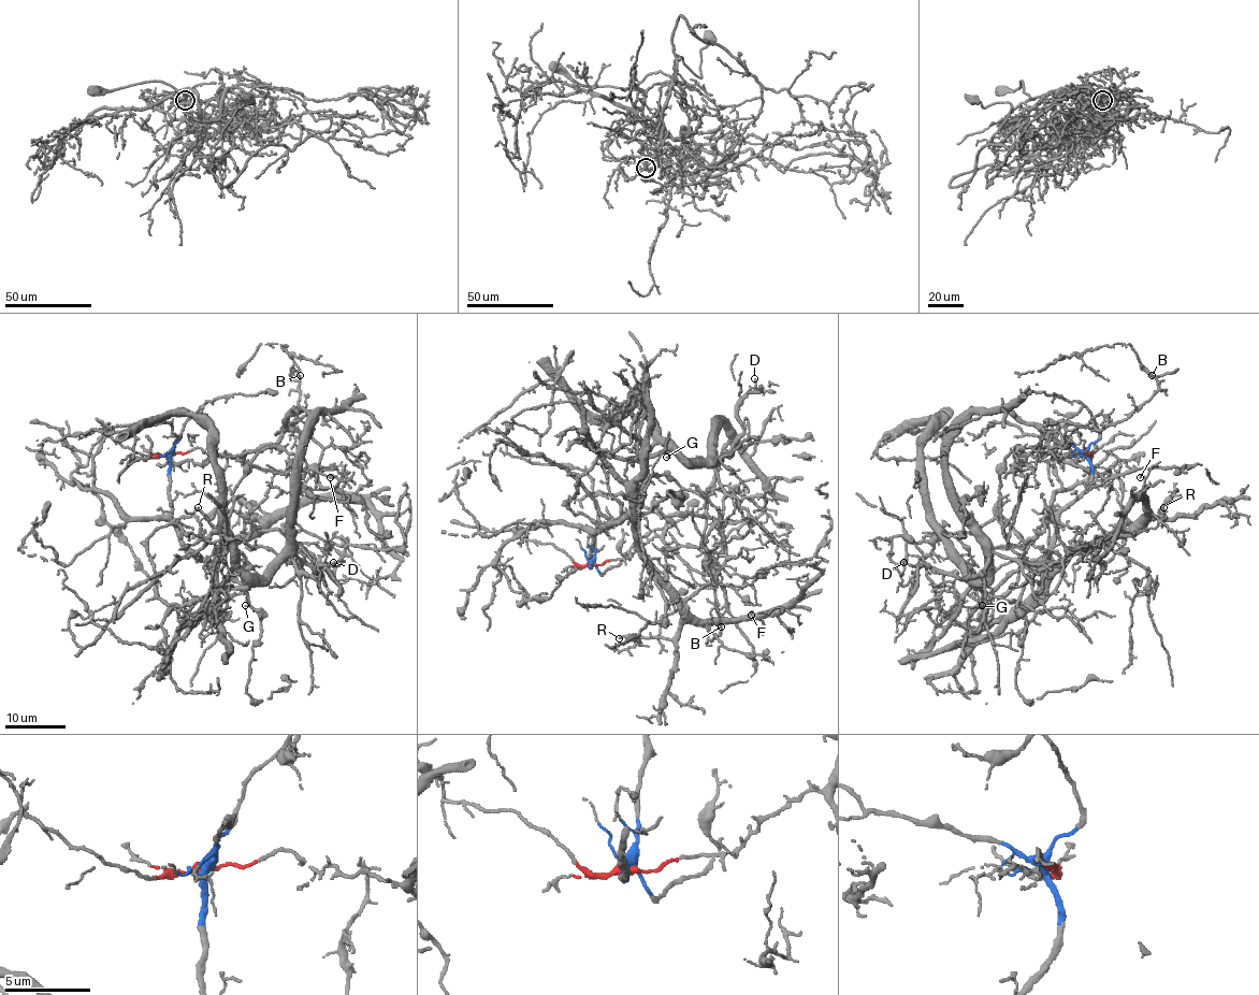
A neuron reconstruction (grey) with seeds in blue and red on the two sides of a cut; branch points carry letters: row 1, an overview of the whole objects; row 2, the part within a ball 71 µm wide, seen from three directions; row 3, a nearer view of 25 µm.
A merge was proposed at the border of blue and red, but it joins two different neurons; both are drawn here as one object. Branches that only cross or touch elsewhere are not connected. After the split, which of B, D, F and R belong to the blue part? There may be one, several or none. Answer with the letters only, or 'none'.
F, R

